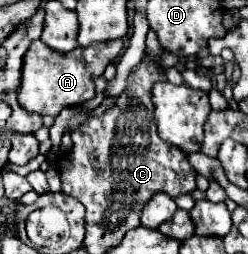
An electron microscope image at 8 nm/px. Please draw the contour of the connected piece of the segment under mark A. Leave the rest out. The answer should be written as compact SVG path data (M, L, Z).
M40 40L32 42L22 68L22 90L18 90L18 102L22 102L22 108L26 108L28 112L36 112L42 116L58 116L60 110L66 106L92 100L96 94L94 80L104 74L108 64L114 64L120 58L120 52L124 52L122 40L98 42L86 48L78 46L66 54L46 48Z

